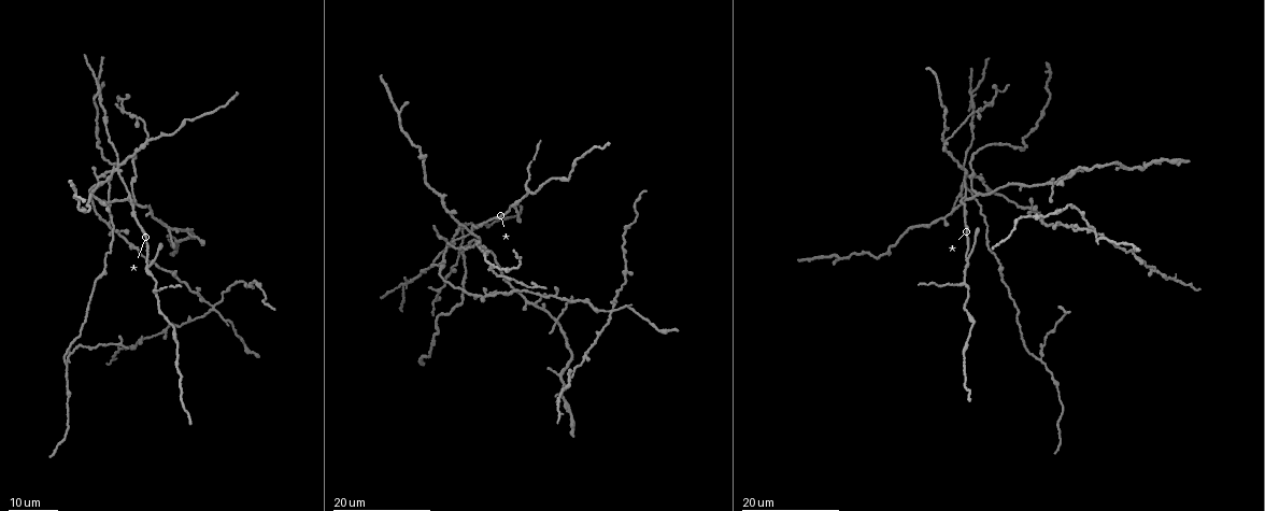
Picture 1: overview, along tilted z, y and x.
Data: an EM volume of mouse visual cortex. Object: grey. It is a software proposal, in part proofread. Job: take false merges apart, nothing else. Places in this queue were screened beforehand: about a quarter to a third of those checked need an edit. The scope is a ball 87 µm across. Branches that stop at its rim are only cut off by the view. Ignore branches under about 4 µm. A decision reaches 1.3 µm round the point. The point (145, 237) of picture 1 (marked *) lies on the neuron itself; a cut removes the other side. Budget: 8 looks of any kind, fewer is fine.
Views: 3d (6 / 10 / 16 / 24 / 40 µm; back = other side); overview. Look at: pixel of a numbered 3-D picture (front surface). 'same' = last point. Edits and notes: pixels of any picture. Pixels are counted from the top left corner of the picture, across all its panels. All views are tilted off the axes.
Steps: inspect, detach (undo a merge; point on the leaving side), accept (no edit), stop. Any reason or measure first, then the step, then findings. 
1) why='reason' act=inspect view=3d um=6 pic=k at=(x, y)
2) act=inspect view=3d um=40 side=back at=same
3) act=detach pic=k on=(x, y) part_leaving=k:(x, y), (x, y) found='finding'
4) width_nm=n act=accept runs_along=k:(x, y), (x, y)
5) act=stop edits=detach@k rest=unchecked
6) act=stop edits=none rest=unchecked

why='four or more arms meet' act=inspect view=3d um=16 pic=1 at=(116, 167)

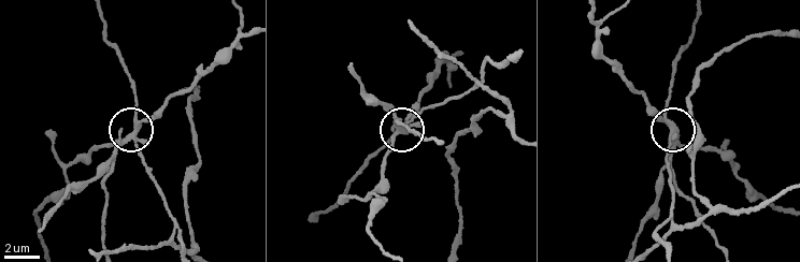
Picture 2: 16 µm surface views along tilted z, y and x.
act=inspect view=3d um=6 pic=2 at=(131, 137)

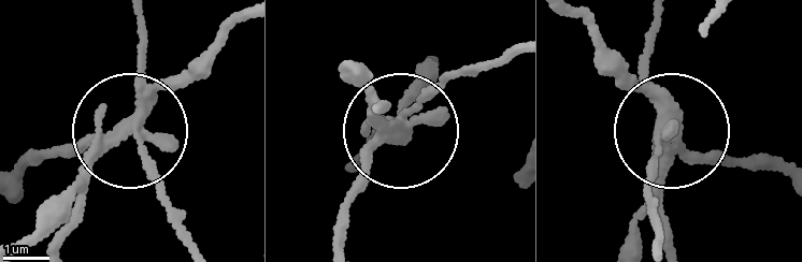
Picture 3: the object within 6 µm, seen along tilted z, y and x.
arms=5 act=detach pic=3 on=(190, 75) part_leaving=3:(142, 110), (12, 178) found='two neurons meet here'

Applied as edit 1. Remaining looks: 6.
act=inspect view=overview

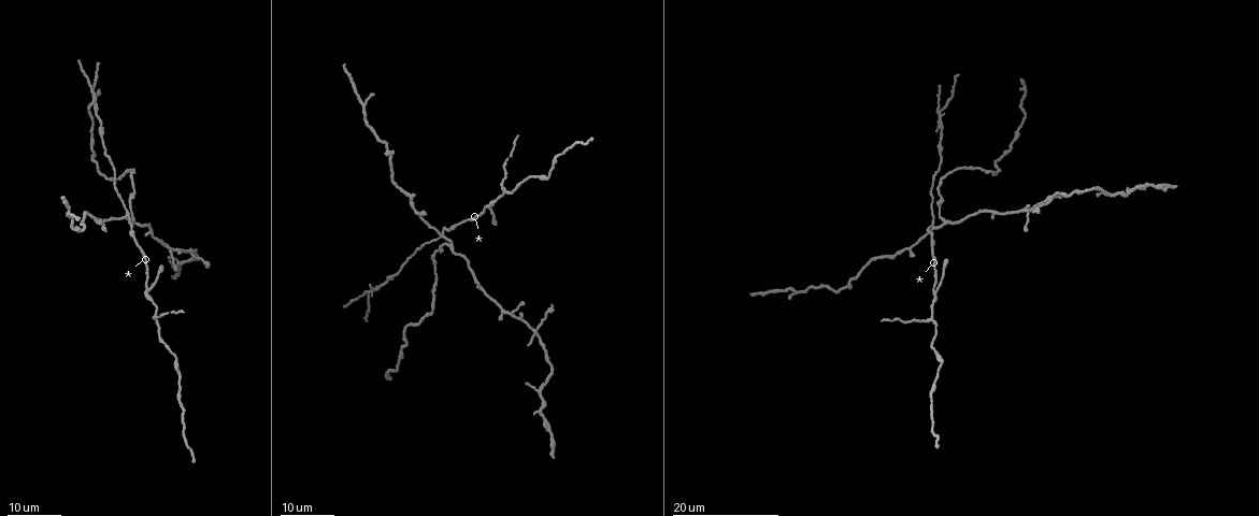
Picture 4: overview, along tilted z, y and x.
why='four arms meet' act=inspect view=3d um=24 pic=4 at=(932, 226)

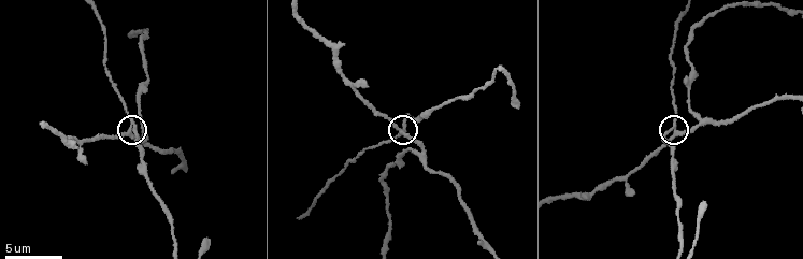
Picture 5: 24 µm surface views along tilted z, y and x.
why='closer look' act=inspect view=3d um=6 pic=5 at=(402, 133)

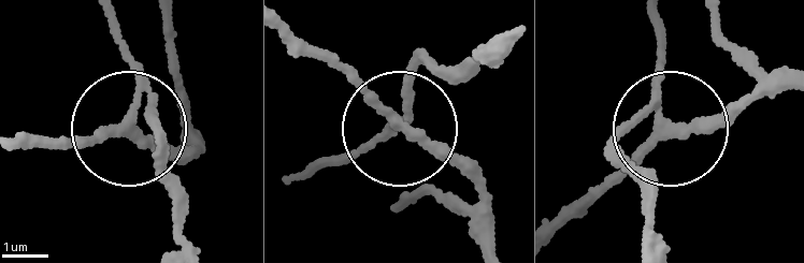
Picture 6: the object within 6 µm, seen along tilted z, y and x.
act=detach pic=6 on=(434, 142) part_leaving=6:(658, 91), (670, 120), (691, 127), (749, 96), (786, 92) found='two neurons meet here'

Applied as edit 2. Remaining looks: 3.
why='two arms in line, one across' act=inspect view=3d um=24 pic=4 at=(938, 111)

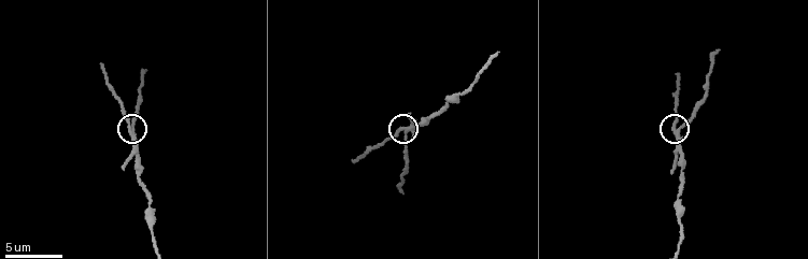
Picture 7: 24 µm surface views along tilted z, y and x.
act=inspect view=3d um=6 pic=7 at=(404, 130)

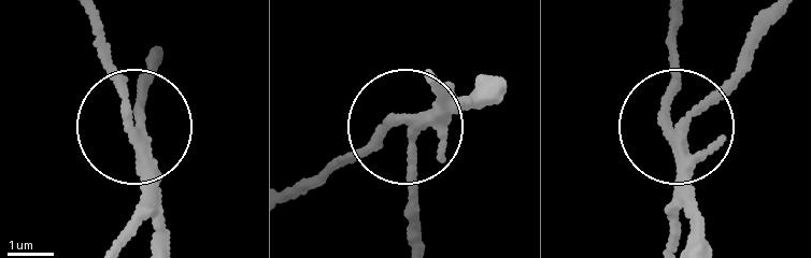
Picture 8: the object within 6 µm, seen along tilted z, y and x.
act=inspect view=3d um=6 side=back pic=8 at=(672, 120)

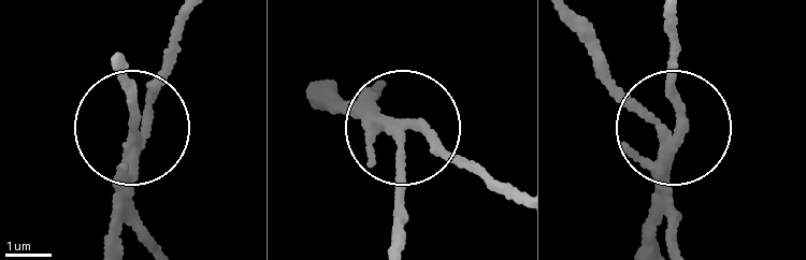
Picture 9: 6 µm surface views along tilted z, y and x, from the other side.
side_arm_um=8 arms=3 act=detach pic=9 on=(138, 120) found='two neurons meet here'

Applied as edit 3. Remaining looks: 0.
act=stop edits=detach@3,detach@6,detach@9 rest=unchecked

